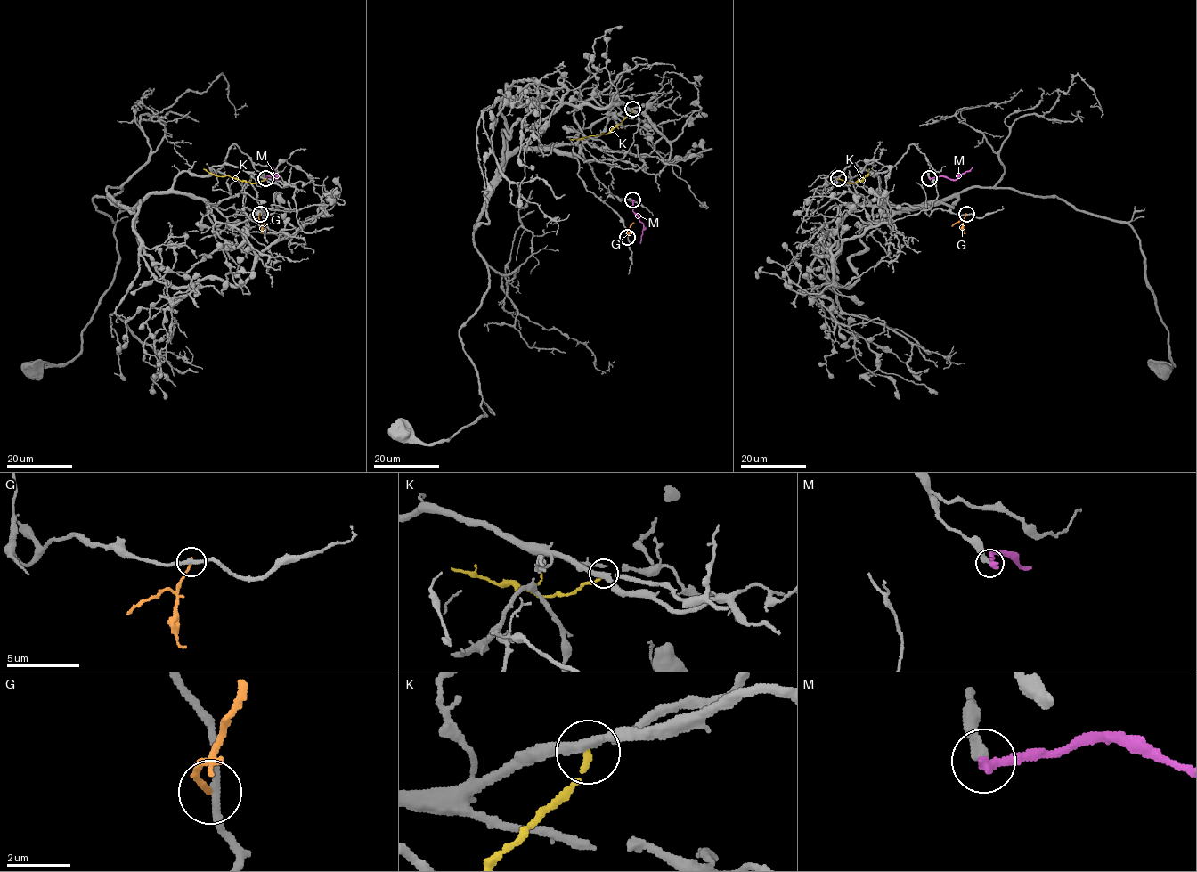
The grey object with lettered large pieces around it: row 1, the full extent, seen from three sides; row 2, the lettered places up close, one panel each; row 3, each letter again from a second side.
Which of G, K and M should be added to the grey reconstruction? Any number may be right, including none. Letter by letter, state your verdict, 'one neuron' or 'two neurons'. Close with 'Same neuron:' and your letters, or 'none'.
G: two neurons
K: two neurons
M: two neurons
Same neuron: none

